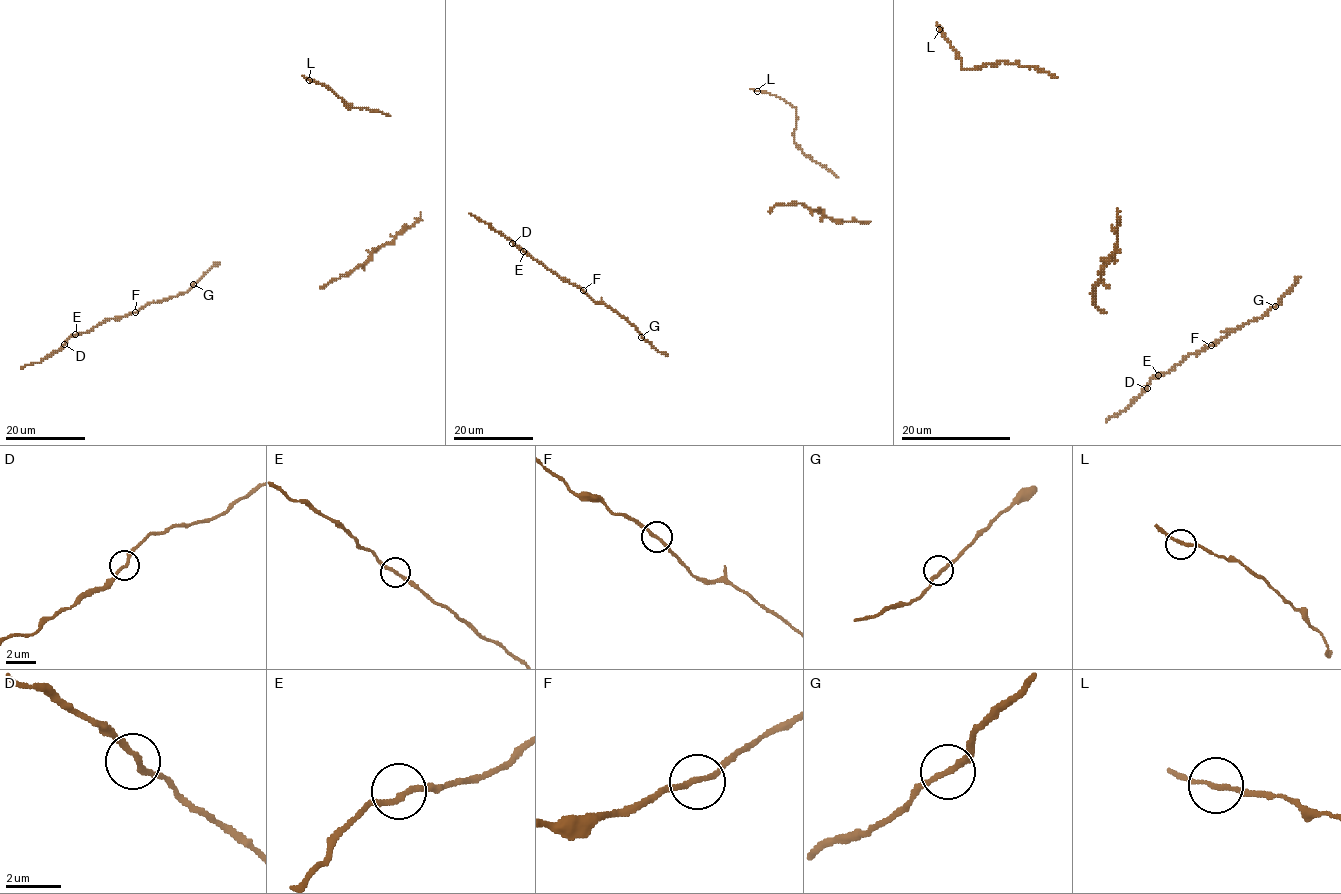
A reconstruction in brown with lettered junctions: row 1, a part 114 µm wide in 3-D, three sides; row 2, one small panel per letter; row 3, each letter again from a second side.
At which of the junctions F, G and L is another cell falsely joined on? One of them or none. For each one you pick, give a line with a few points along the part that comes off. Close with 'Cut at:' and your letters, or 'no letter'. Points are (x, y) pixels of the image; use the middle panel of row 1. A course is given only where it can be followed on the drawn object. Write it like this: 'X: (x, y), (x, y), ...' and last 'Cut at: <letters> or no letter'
F: (583, 290), (564, 281), (469, 213)
Cut at: F

